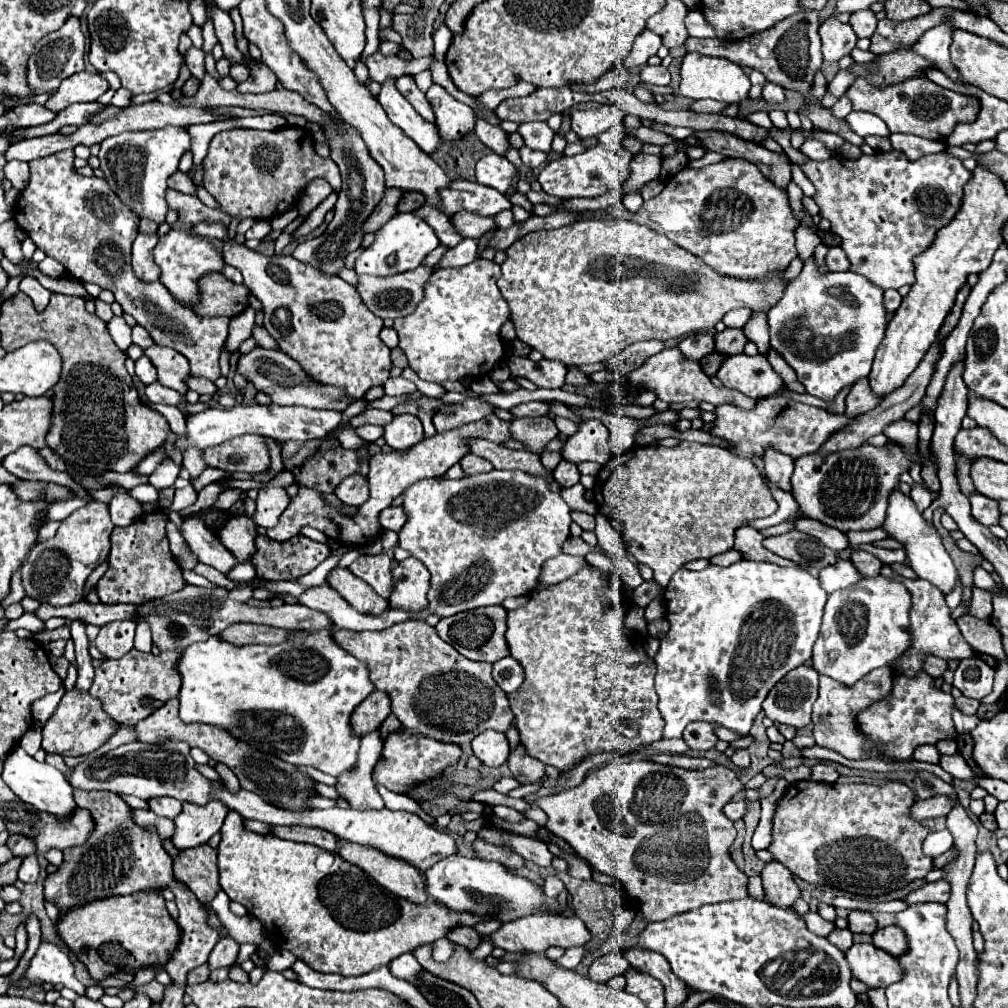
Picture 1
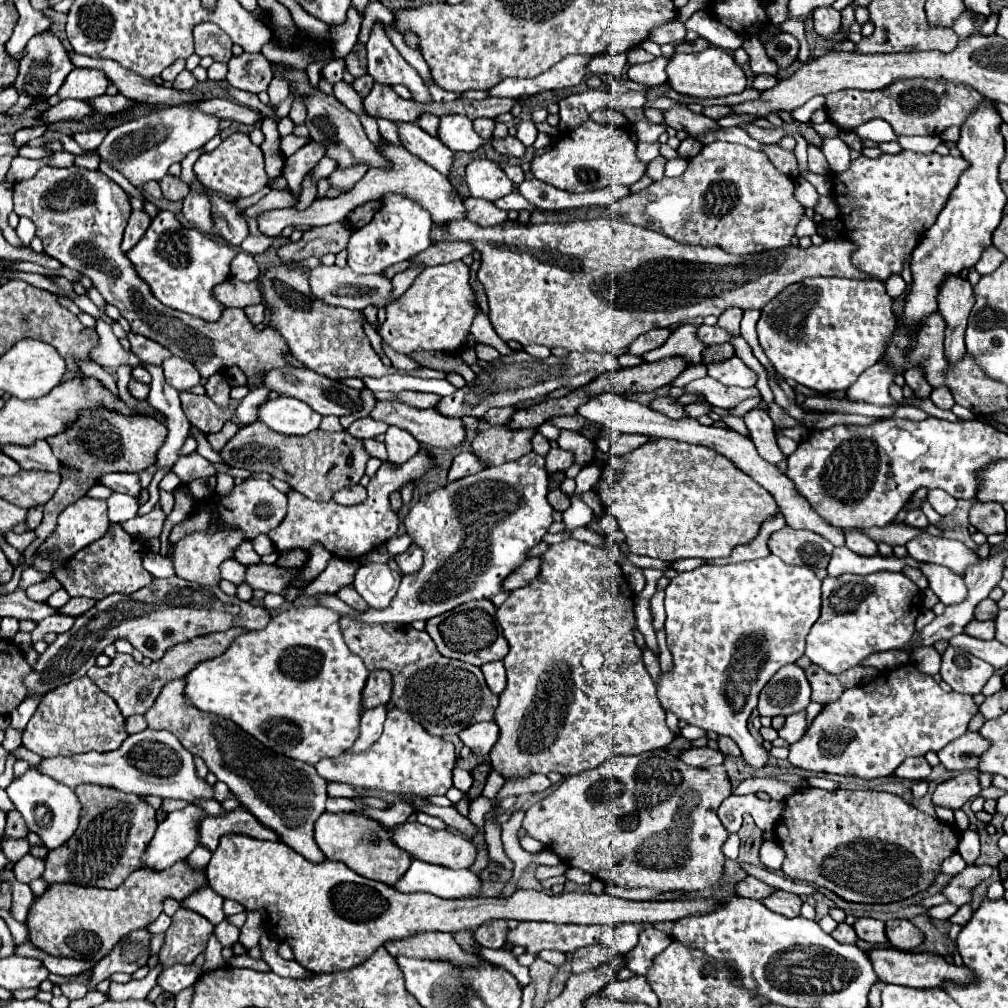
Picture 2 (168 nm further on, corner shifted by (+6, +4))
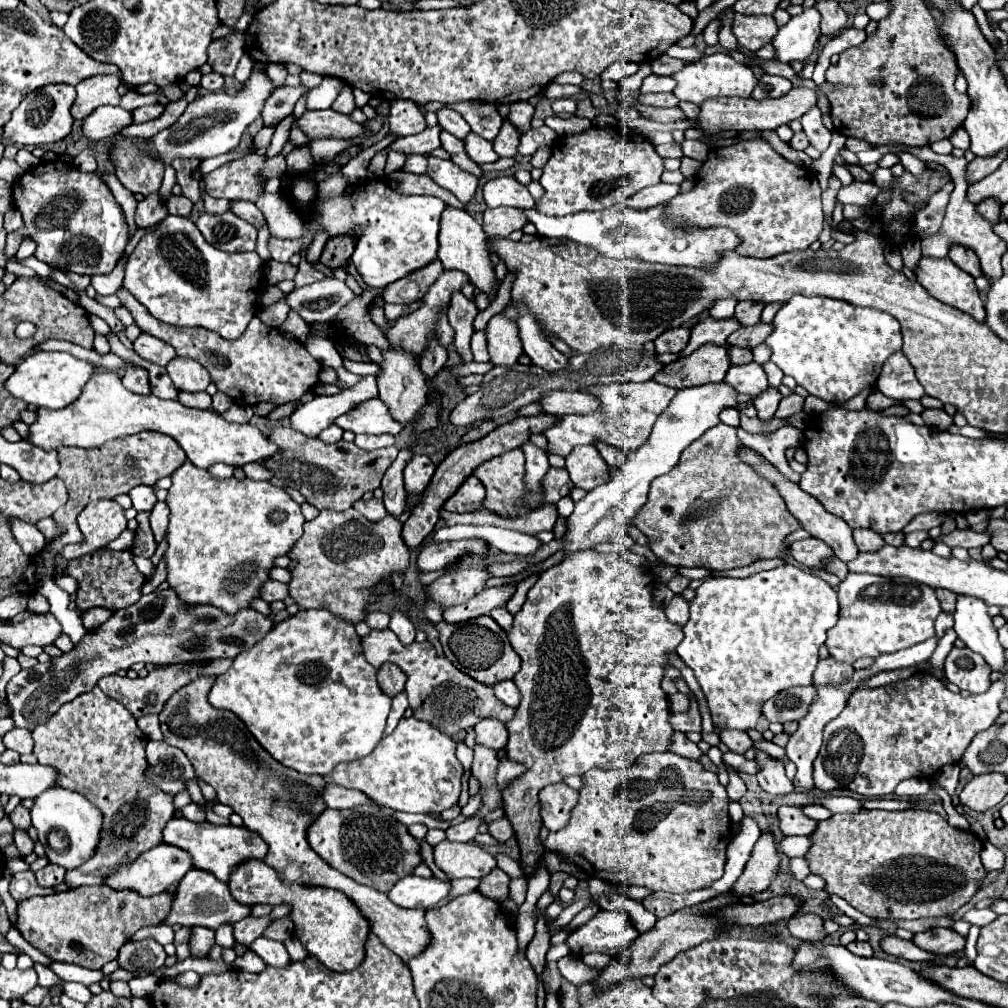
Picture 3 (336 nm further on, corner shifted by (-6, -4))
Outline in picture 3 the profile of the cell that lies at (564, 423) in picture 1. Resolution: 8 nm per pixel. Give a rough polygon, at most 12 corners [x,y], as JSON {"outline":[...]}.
{"outline":[[574,447],[566,457],[576,487],[592,491],[610,479],[596,447]]}

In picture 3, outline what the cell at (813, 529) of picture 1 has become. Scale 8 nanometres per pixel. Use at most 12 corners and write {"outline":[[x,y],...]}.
{"outline":[[954,529],[934,539],[948,547],[984,547],[988,533],[972,529]]}

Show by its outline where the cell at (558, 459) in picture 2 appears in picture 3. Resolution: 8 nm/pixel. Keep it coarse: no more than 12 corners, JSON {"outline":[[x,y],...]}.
{"outline":[[552,467],[544,481],[544,501],[558,503],[572,491],[568,469]]}

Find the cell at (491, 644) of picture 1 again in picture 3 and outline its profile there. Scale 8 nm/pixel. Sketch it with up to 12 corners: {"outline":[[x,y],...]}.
{"outline":[[492,617],[436,623],[444,655],[494,685],[520,657]]}

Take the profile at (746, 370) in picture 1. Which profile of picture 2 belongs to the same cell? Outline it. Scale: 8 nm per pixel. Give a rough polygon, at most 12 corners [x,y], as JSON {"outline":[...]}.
{"outline":[[736,355],[708,363],[708,375],[722,385],[754,387],[756,373]]}

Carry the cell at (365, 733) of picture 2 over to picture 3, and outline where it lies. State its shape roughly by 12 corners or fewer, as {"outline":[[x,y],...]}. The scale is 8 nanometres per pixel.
{"outline":[[406,693],[392,699],[384,735],[390,735],[408,709]]}

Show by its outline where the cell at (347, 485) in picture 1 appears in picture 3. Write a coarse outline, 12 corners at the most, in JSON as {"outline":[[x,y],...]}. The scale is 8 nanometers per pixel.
{"outline":[[358,499],[352,505],[366,519],[378,521],[386,515],[380,499]]}

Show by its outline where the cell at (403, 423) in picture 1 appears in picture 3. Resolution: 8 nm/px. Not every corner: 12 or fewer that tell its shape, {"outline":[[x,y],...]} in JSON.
{"outline":[[414,453],[404,467],[408,497],[422,493],[436,467]]}

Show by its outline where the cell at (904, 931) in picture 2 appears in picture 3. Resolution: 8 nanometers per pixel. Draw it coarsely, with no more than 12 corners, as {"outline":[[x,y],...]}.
{"outline":[[952,929],[916,933],[912,943],[934,955],[964,949],[966,939]]}

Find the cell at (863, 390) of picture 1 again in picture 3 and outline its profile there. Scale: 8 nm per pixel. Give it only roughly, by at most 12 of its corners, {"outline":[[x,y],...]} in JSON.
{"outline":[[902,351],[884,363],[876,387],[896,401],[920,399],[924,387]]}

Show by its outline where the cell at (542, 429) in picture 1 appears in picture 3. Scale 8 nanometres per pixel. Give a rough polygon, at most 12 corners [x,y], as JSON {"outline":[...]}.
{"outline":[[524,451],[484,461],[474,475],[484,505],[516,515],[524,495]]}

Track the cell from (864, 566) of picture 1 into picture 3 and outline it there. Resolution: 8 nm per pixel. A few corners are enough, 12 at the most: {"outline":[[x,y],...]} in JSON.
{"outline":[[856,529],[854,541],[860,551],[880,551],[882,535]]}

